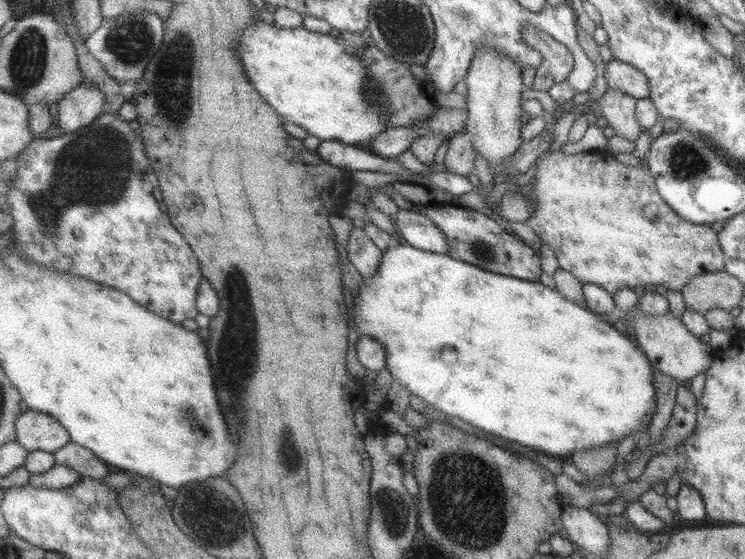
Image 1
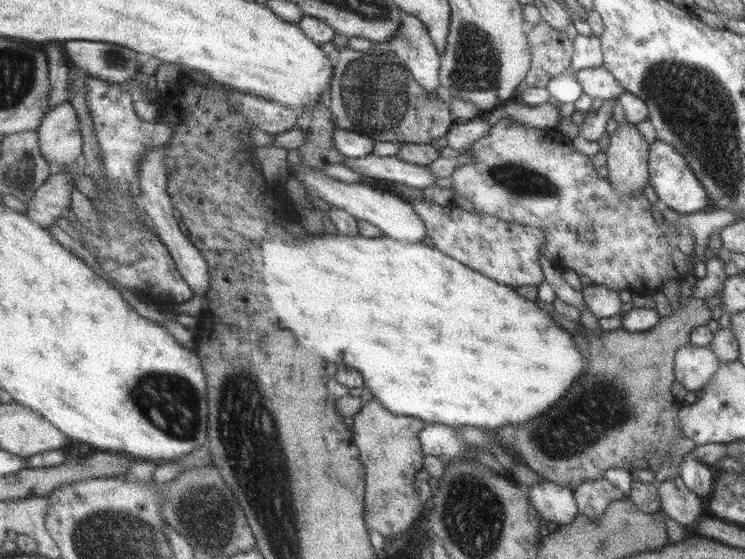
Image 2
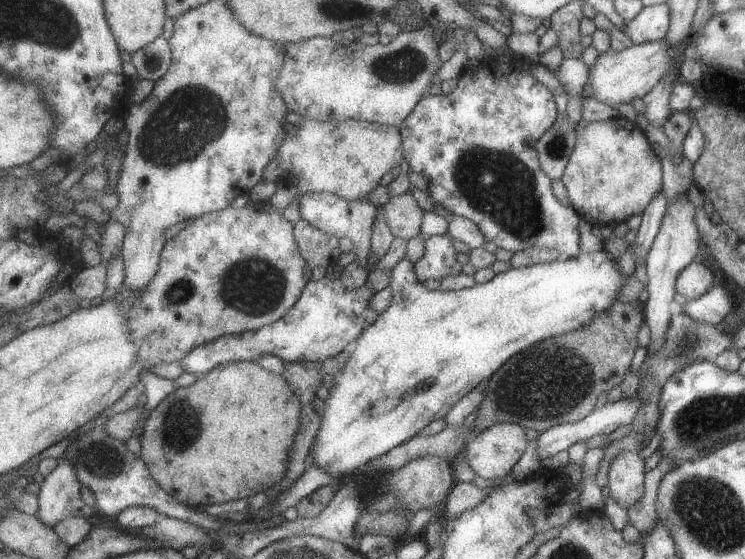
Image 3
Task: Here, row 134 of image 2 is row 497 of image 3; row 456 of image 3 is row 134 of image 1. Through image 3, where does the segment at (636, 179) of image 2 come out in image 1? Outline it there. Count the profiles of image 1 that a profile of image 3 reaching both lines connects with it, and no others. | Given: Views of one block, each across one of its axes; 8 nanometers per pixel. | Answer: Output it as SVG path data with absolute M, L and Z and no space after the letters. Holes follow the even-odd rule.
M623 90L606 91L597 106L601 114L608 121L608 125L615 130L615 134L630 142L637 142L644 130L635 117L637 98Z

